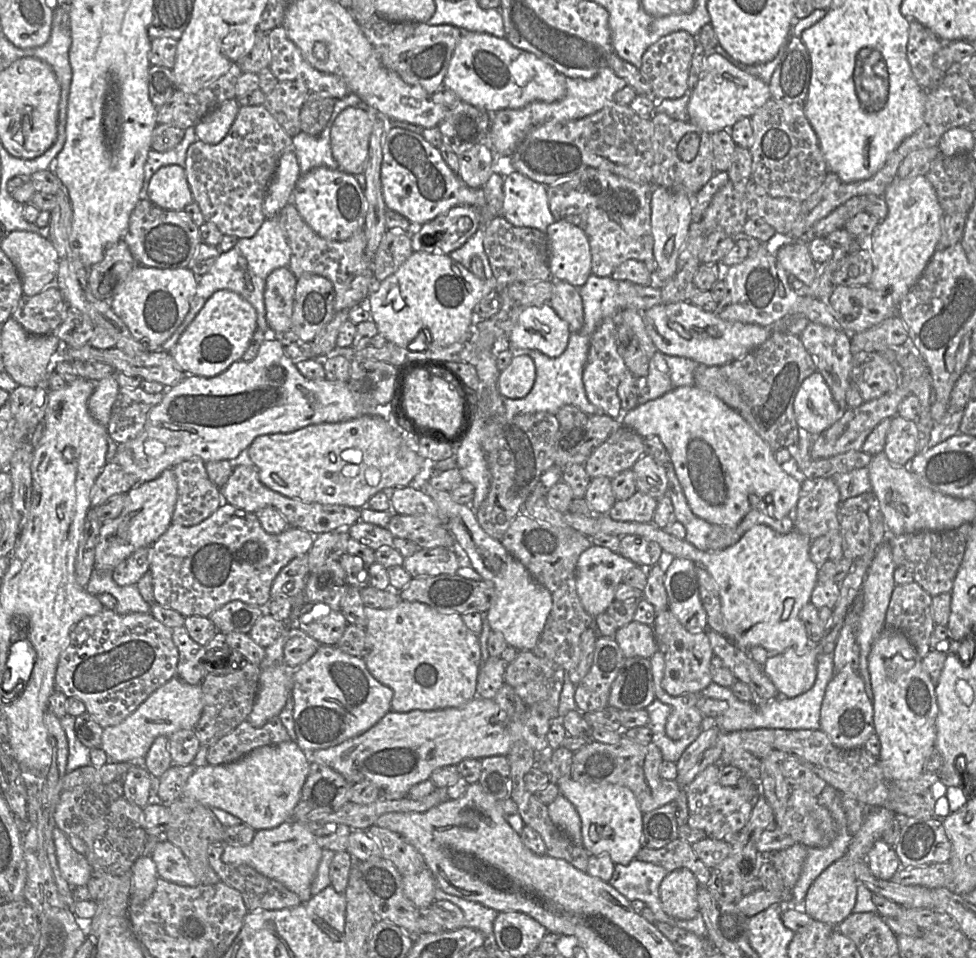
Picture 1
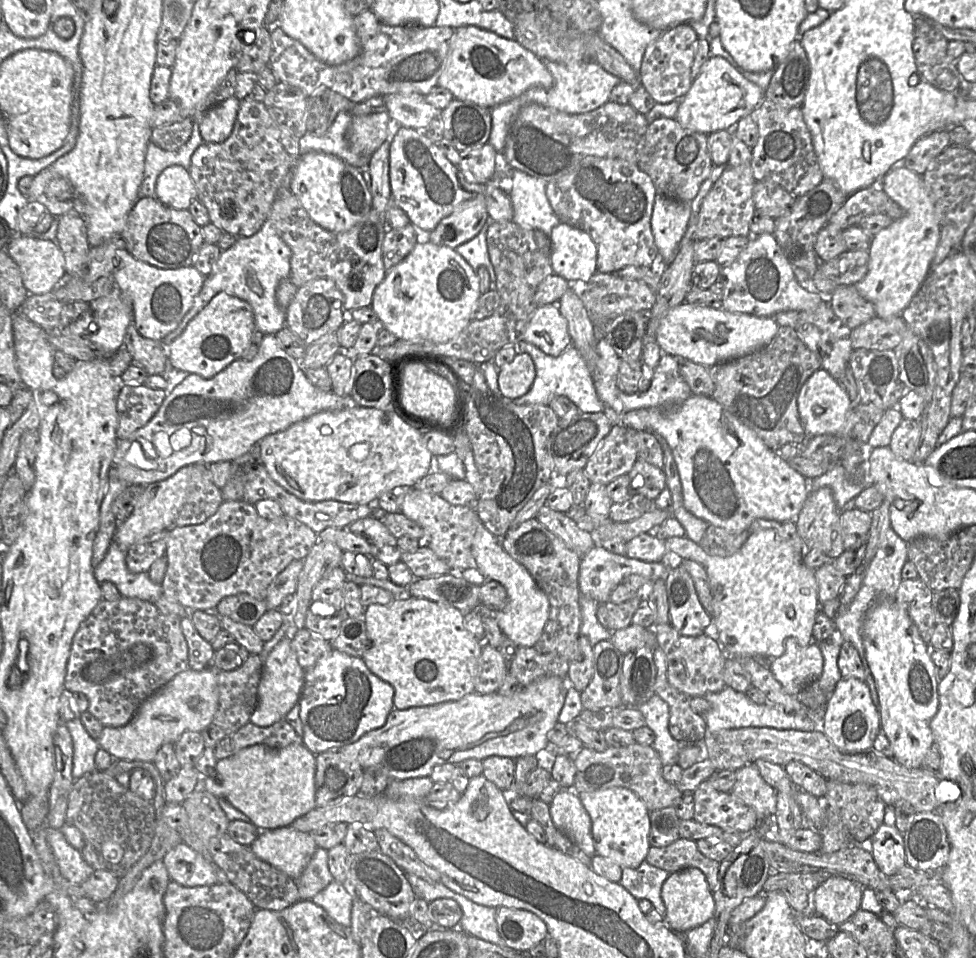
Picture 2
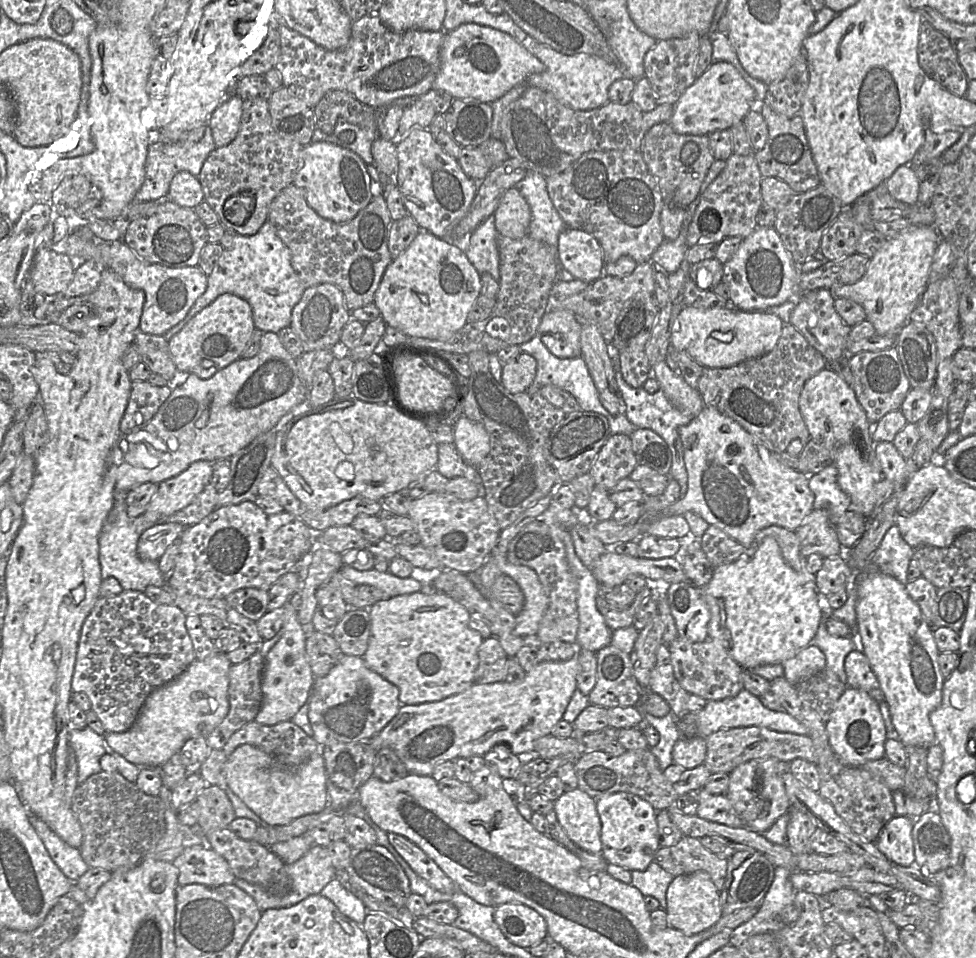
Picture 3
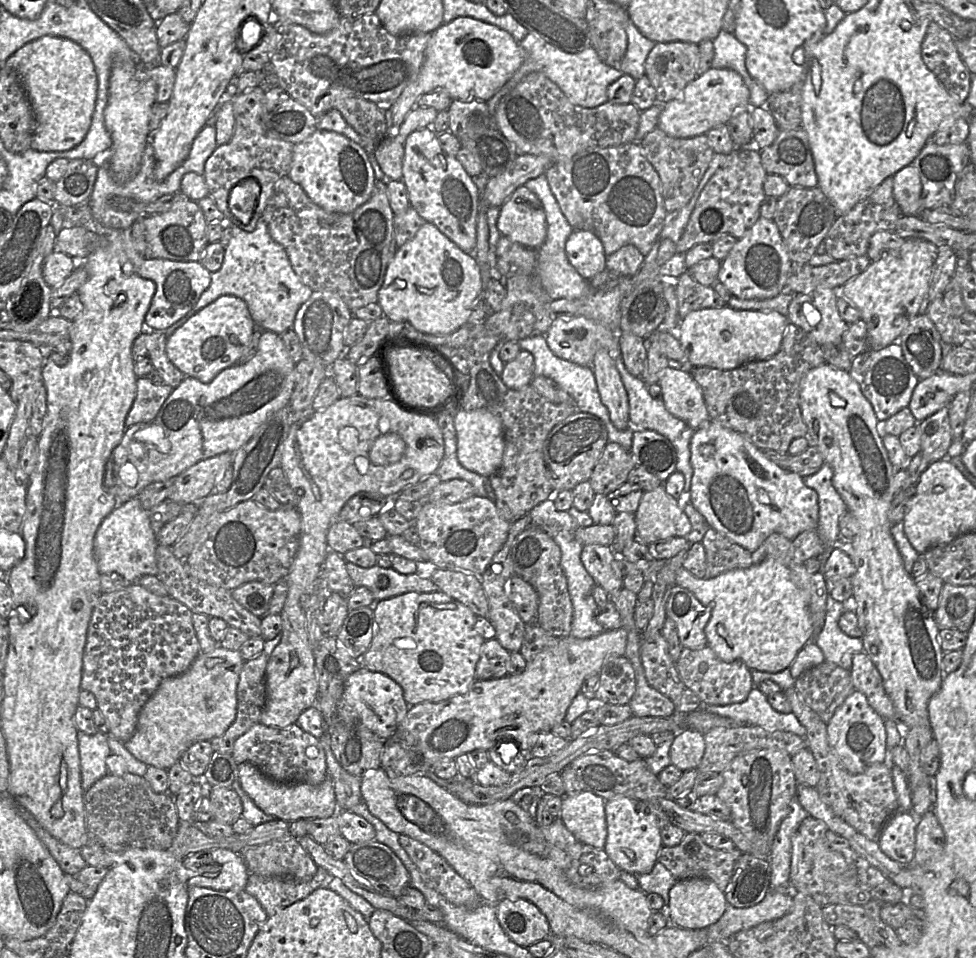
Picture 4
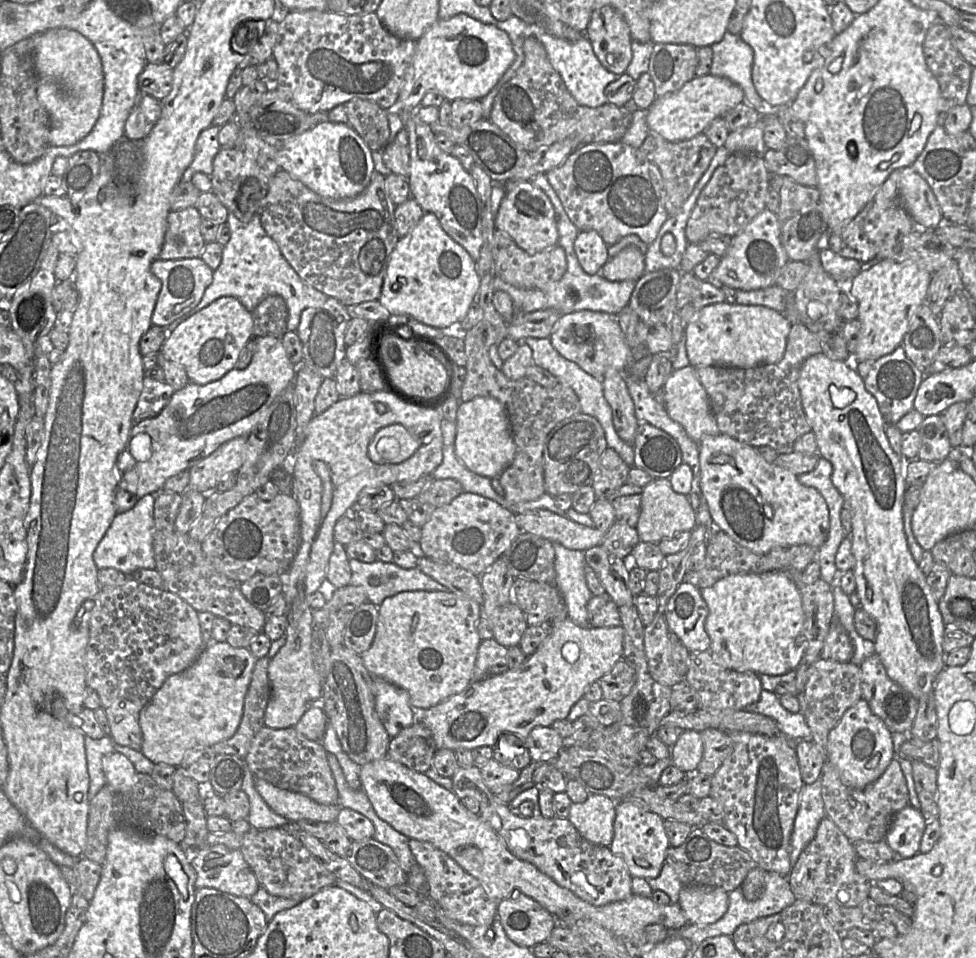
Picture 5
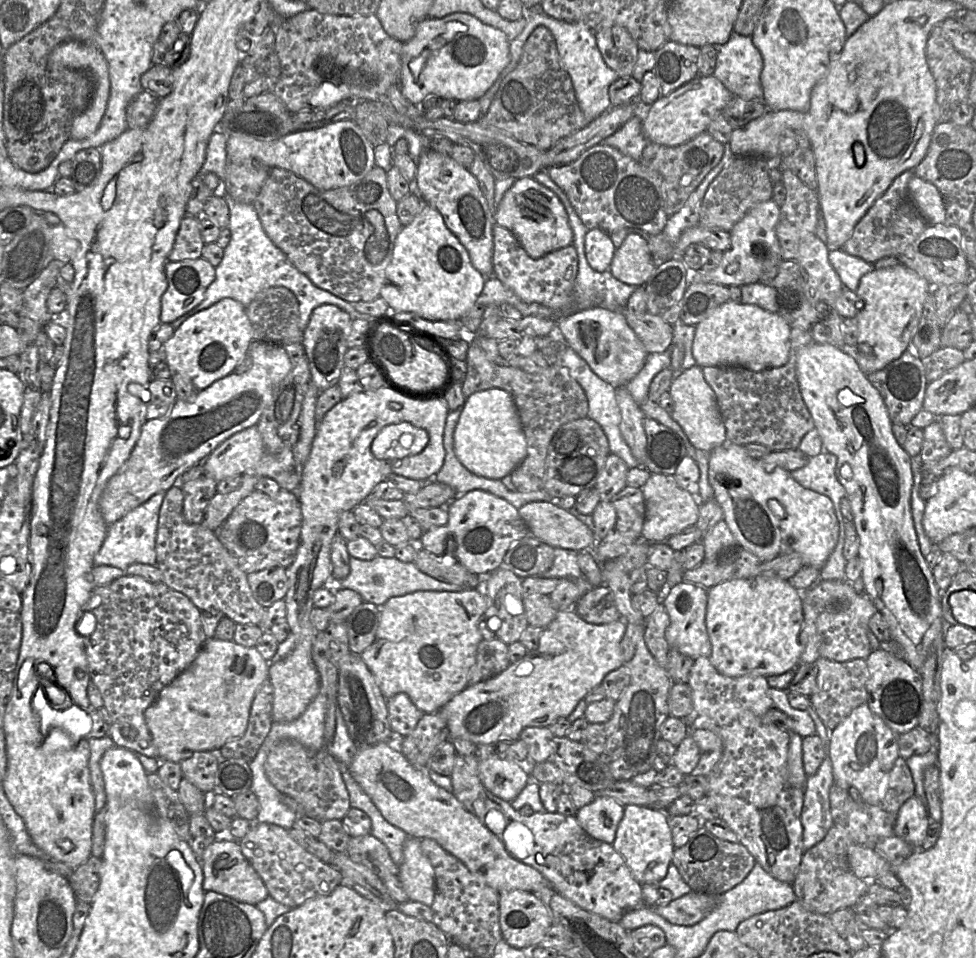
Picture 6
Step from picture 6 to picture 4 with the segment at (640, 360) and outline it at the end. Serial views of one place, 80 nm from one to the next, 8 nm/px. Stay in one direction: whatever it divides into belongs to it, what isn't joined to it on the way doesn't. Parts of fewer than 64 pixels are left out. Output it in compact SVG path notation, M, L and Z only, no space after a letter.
M583 316L556 319L544 336L548 347L558 358L590 369L594 355L600 349L607 350L612 359L620 356L619 334Z

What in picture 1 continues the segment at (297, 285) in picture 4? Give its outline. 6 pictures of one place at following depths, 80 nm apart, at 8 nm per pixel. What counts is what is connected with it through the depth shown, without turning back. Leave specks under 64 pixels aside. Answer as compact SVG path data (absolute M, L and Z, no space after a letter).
M279 215L266 219L256 234L251 238L238 239L234 247L226 252L221 252L210 270L202 276L198 276L197 291L191 300L190 309L176 331L162 344L162 349L169 352L178 339L203 308L211 295L220 289L227 289L241 295L256 310L257 328L270 330L266 320L264 303L264 289L268 275L280 267L288 267L291 256L291 248L287 243L285 231Z

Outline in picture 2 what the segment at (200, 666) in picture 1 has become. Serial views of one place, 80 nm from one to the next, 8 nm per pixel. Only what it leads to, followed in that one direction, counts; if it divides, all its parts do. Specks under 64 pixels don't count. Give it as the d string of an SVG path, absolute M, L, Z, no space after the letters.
M189 615L181 619L180 625L188 646L188 668L201 671L209 667L215 651L211 643L200 636Z

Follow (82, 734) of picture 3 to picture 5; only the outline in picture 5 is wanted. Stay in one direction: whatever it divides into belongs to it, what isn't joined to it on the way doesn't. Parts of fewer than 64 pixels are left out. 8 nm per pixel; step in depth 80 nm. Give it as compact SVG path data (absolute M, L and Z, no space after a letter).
M85 735L84 744L89 775L88 798L90 801L107 783L103 761L107 755L114 752L114 741L108 735L99 739Z

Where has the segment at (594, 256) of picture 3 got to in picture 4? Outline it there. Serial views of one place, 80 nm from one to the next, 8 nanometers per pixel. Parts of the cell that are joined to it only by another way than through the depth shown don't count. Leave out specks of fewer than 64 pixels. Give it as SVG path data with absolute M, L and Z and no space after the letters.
M573 230L566 240L565 253L569 263L586 280L605 270L603 245L592 232Z

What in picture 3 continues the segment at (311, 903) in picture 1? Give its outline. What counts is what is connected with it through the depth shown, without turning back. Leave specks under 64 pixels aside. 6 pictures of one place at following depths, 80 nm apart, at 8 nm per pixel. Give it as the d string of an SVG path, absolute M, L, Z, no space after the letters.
M338 878L331 880L320 894L330 899L344 915L358 924L362 924L369 914L363 901L349 891Z

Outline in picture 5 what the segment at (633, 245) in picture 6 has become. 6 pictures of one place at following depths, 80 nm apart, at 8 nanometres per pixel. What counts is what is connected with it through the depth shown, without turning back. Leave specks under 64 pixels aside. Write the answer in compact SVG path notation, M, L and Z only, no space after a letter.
M628 246L609 259L599 275L608 281L638 281L645 273L645 255L636 246Z

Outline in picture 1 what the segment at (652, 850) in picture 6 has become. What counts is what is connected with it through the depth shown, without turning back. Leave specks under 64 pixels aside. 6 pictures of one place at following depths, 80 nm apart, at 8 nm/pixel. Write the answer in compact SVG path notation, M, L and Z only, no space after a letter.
M552 759L538 760L534 767L556 783L560 793L577 809L581 818L583 846L590 855L607 855L615 864L627 865L642 848L643 815L634 793L619 784L582 784L571 776L562 776Z

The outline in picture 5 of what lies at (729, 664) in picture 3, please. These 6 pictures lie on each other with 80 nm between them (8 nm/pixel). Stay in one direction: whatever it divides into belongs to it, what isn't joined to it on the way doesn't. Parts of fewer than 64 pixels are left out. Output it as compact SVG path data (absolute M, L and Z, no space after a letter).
M710 650L690 653L689 666L684 681L697 692L699 708L706 710L745 710L747 706L759 700L763 690L757 673L737 672L724 668L715 661Z

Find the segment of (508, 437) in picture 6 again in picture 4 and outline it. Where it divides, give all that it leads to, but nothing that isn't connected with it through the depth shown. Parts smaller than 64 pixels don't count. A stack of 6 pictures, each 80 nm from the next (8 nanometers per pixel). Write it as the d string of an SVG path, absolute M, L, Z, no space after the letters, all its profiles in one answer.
M484 409L458 410L454 416L457 458L466 469L482 476L491 476L501 465L505 441L500 419Z

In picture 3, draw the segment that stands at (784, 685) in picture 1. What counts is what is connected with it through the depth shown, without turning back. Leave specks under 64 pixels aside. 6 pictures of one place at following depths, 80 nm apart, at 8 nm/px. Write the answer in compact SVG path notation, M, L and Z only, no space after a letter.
M810 643L801 649L794 657L782 663L783 677L792 685L797 686L806 678L821 672L826 667L826 657L815 644Z

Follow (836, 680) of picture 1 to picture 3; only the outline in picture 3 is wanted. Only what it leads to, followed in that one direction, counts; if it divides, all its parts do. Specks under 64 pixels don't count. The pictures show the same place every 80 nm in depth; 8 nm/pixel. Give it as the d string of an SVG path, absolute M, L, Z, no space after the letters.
M848 686L826 721L829 743L840 760L852 767L885 757L886 727L878 702L867 692Z

